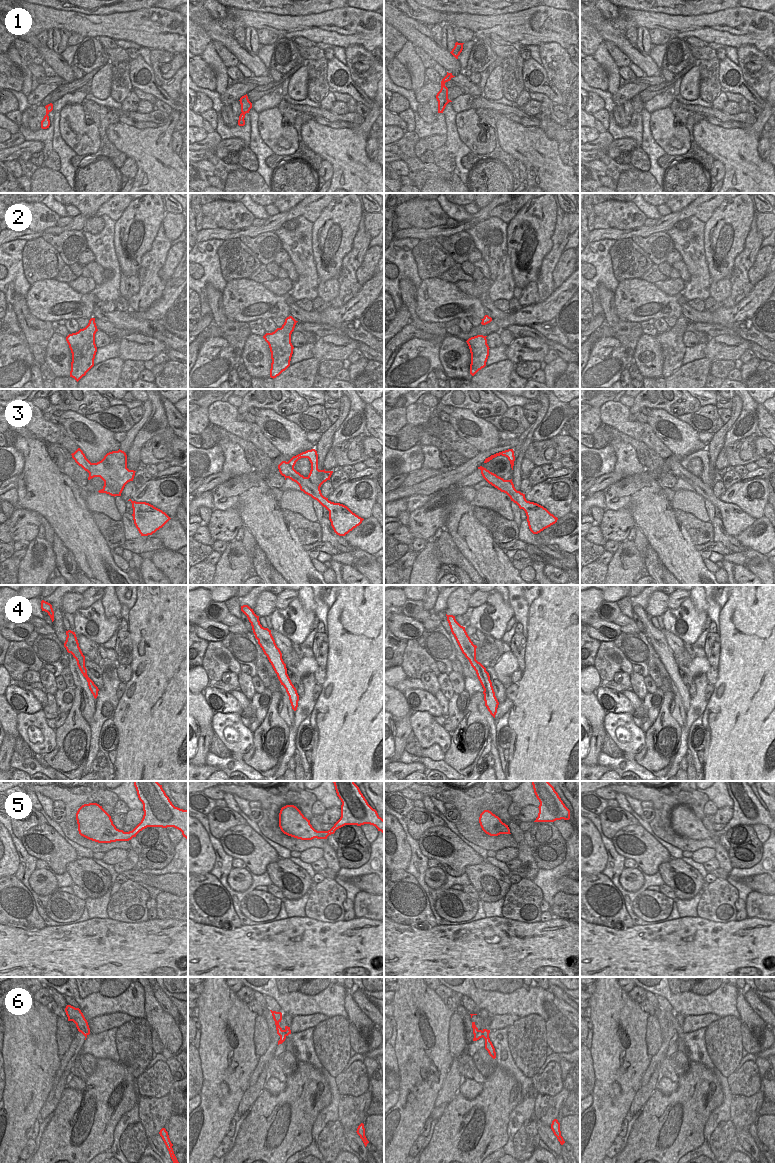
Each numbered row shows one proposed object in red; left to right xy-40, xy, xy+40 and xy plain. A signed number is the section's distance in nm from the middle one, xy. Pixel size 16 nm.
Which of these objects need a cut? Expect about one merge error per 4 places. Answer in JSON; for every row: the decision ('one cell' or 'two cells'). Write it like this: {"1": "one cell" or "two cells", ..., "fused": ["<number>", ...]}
{"1": "one cell", "2": "one cell", "3": "one cell", "4": "one cell", "5": "one cell", "6": "one cell", "fused": []}

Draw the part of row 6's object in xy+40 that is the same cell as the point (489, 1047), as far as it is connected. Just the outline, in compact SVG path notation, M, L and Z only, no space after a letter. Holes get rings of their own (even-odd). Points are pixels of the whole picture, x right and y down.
M472 1022L472 1028L473 1028L473 1034L474 1034L473 1041L477 1041L483 1037L485 1039L485 1049L488 1051L489 1055L493 1059L495 1059L496 1058L495 1048L489 1038L490 1030L487 1030L487 1029L479 1030L476 1027L475 1022Z

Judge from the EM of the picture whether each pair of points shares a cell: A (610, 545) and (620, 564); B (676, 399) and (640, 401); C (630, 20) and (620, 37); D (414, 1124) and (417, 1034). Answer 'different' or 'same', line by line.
A: different
B: same
C: different
D: same

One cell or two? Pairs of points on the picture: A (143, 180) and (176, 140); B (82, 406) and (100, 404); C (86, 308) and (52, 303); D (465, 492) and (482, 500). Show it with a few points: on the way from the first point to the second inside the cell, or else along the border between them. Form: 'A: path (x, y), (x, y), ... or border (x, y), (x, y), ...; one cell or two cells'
A: border (174, 130), (171, 136), (171, 148), (177, 154); two cells
B: path (86, 405), (96, 404); one cell
C: path (81, 300), (61, 301); one cell
D: border (477, 491), (472, 502); two cells

